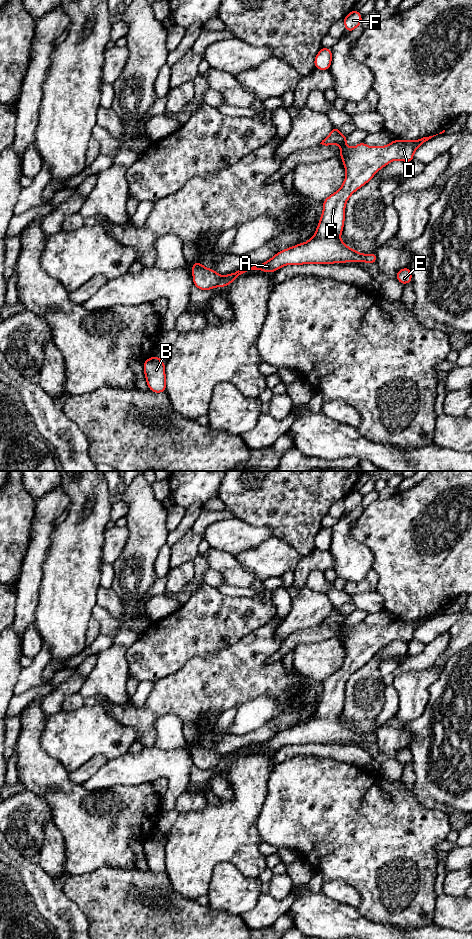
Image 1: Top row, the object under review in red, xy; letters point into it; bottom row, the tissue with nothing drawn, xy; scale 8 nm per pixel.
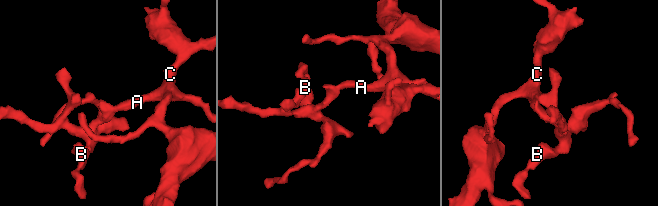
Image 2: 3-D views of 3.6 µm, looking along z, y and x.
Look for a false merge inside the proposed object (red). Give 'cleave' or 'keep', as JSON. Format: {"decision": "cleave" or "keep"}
{"decision": "cleave"}

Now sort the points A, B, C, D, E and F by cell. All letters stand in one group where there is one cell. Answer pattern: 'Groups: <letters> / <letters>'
Groups: A C D E F / B

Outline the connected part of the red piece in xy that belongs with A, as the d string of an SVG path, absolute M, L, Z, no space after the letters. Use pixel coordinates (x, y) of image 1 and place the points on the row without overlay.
M333 606L331 613L320 624L325 626L335 624L342 629L338 637L343 639L346 657L340 669L323 680L323 692L315 715L305 723L278 732L263 744L221 756L219 767L228 766L239 755L247 751L261 750L272 753L290 744L377 743L375 732L364 735L349 728L341 721L346 682L356 670L369 662L381 648L390 642L394 640L407 643L413 641L415 630L434 616L436 615L407 621L393 619L387 626L375 627L367 626L362 621L354 628L350 628L346 625L348 616L341 614L339 608Z

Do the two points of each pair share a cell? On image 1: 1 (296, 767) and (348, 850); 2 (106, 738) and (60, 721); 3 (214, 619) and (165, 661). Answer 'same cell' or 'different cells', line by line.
1: same cell
2: same cell
3: same cell

